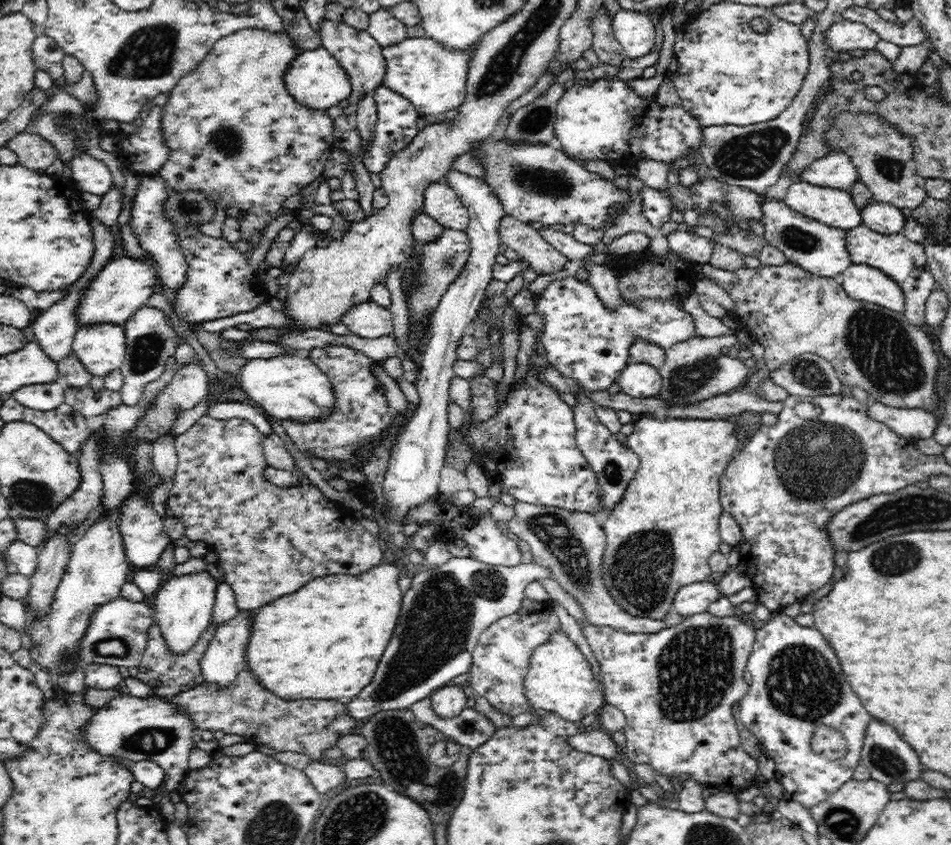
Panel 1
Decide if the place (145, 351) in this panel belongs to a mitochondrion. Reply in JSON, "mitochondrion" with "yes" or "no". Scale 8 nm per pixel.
{"mitochondrion":"yes"}

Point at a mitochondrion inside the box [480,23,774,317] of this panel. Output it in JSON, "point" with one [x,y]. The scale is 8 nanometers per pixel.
{"point":[552,182]}

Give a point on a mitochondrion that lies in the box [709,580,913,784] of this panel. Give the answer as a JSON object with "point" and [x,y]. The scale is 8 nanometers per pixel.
{"point":[801,683]}

